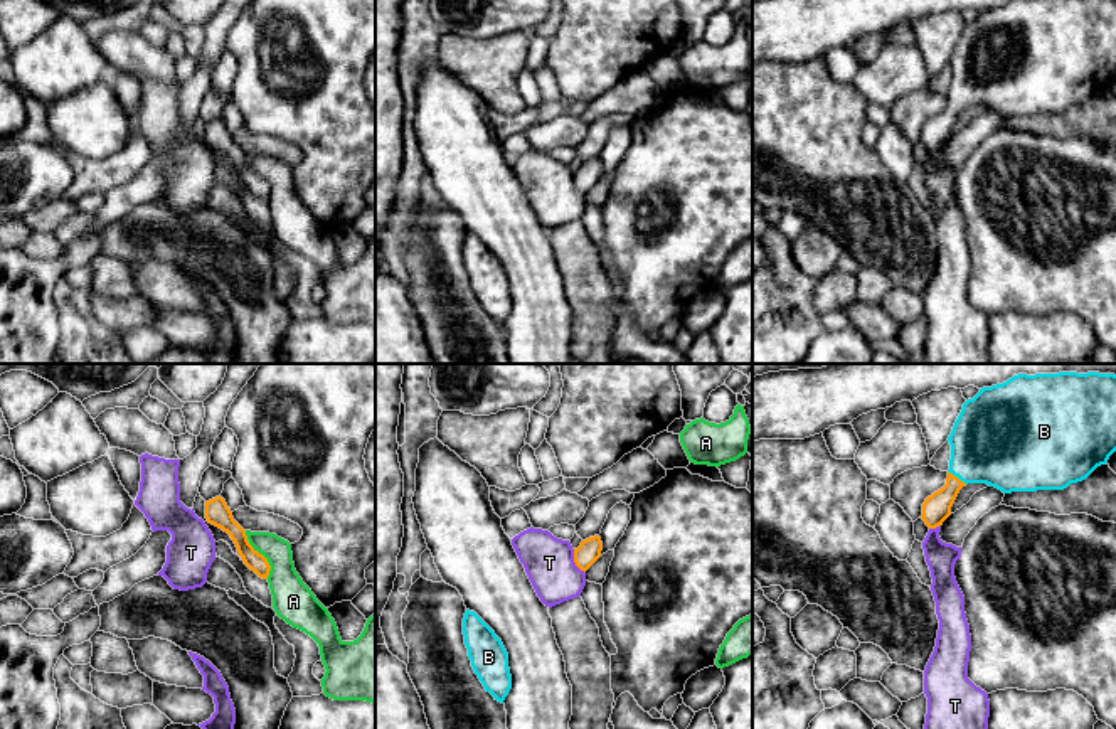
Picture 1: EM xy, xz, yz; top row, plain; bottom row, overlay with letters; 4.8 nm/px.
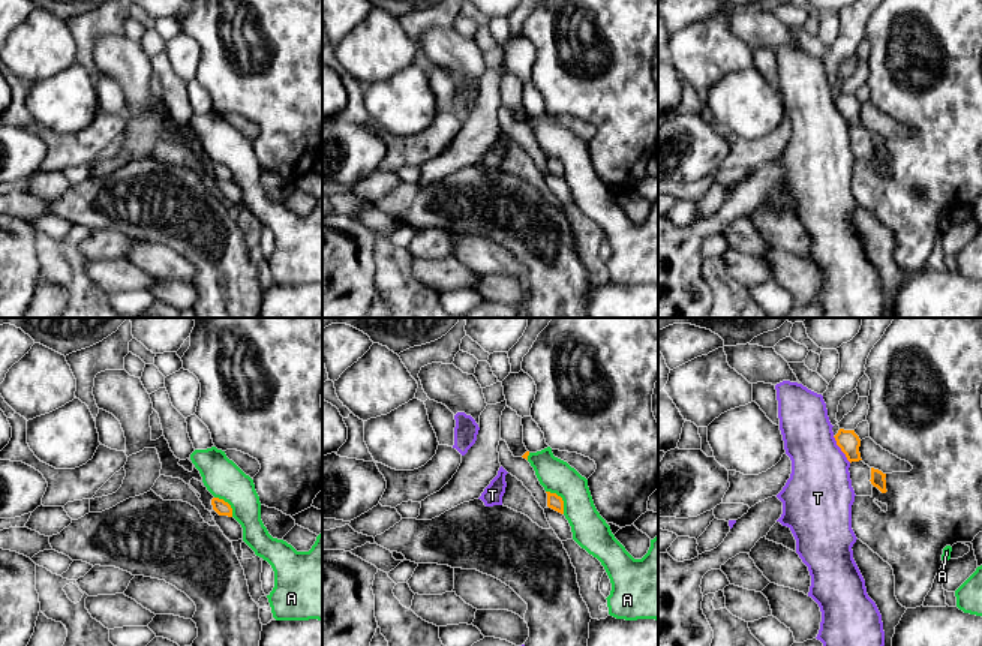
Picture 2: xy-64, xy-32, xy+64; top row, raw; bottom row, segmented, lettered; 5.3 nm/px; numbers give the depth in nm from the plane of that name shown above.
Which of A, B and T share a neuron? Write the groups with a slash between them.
A / B / T

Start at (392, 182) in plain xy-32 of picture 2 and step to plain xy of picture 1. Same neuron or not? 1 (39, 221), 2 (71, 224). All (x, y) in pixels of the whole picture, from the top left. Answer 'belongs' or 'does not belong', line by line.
1: belongs
2: does not belong

